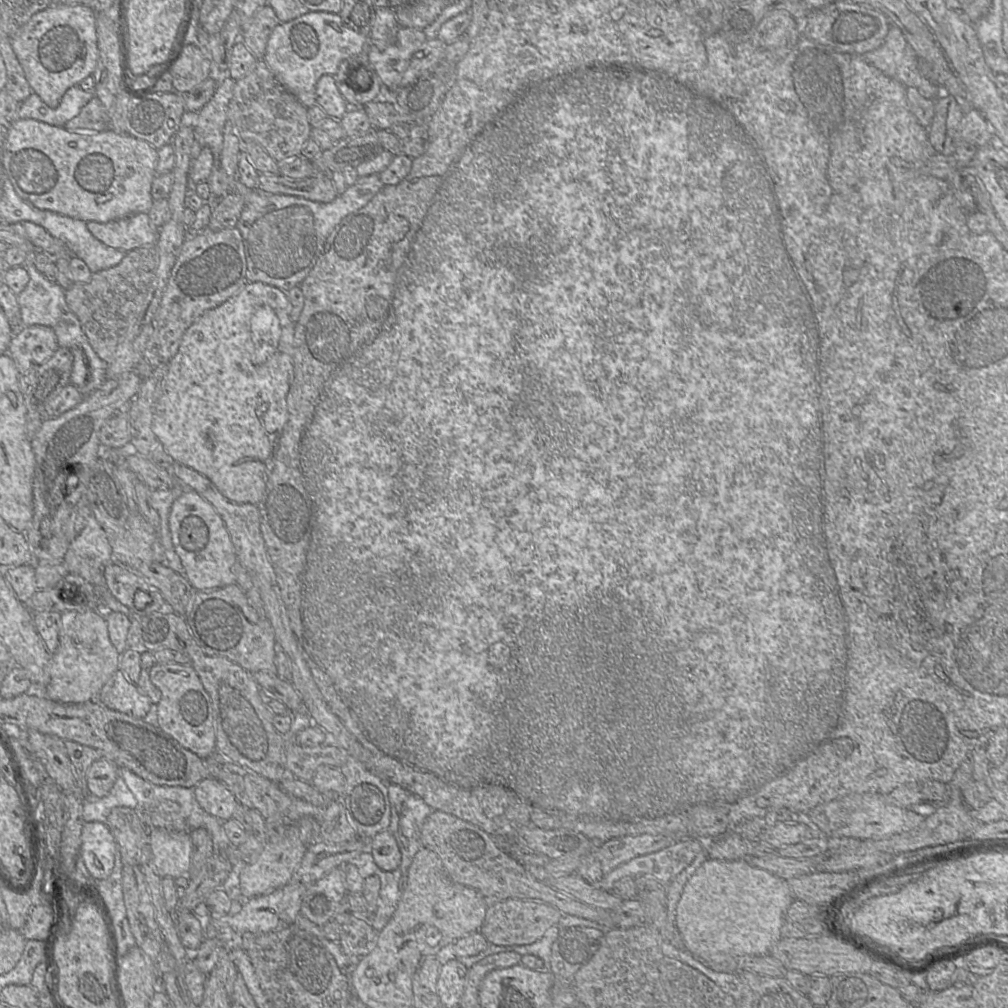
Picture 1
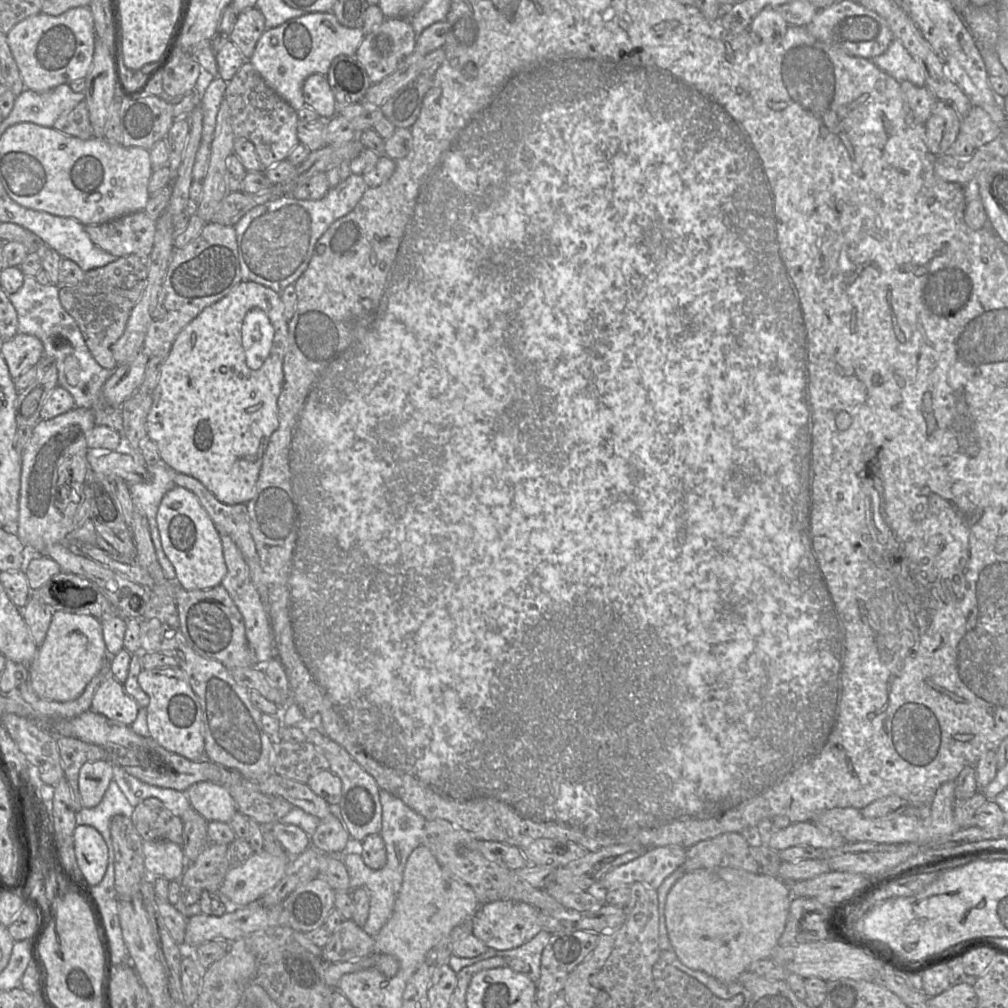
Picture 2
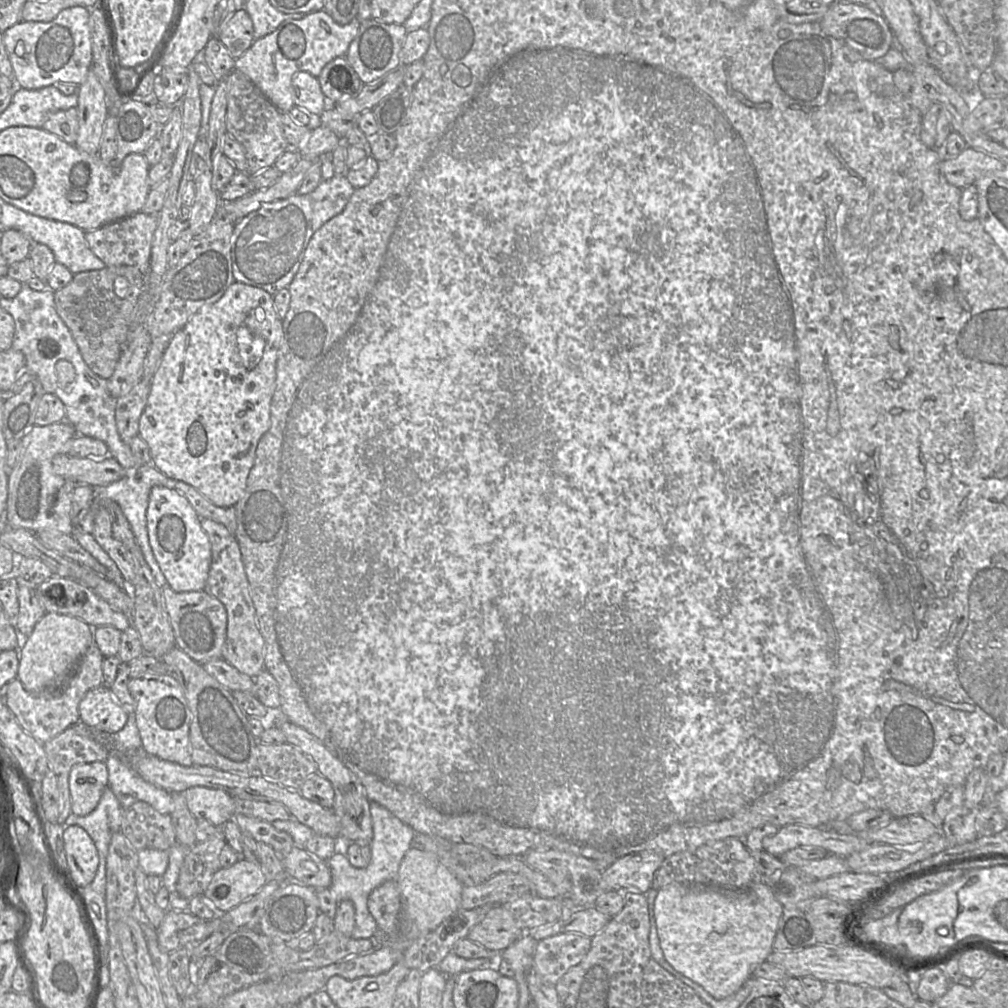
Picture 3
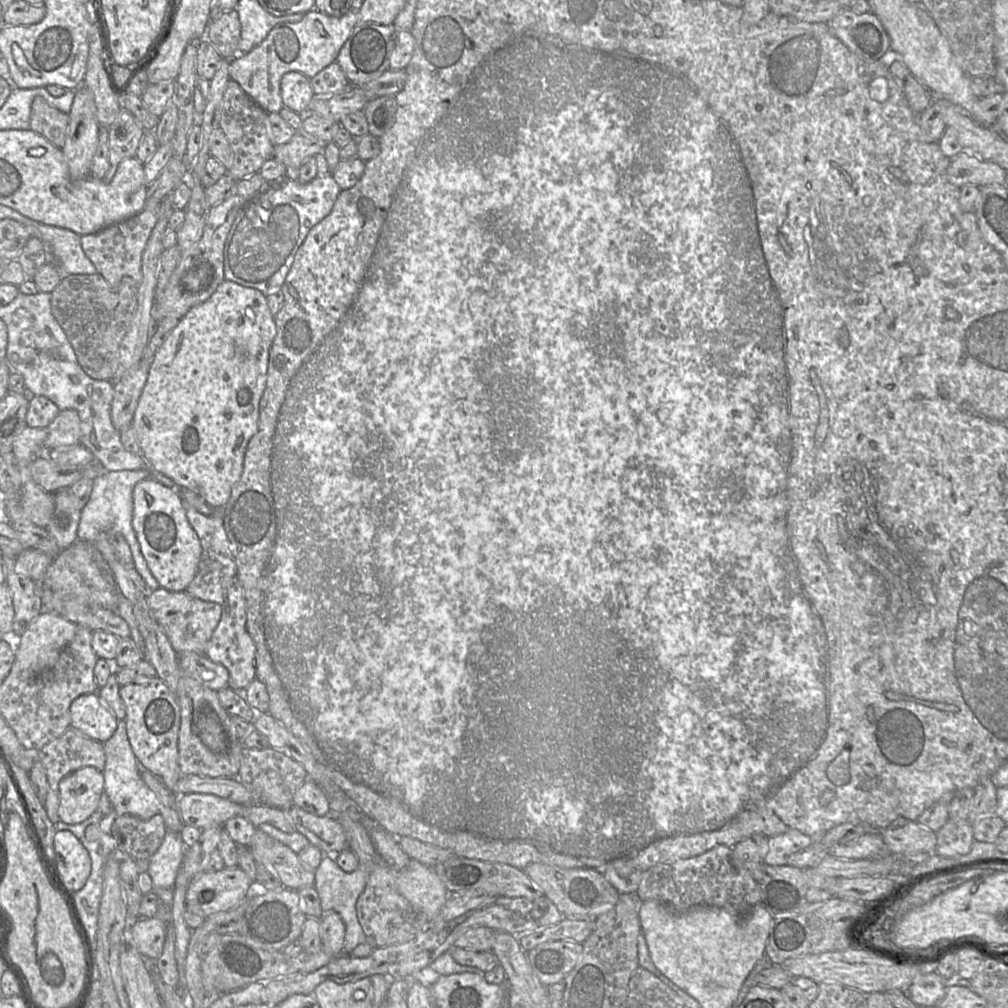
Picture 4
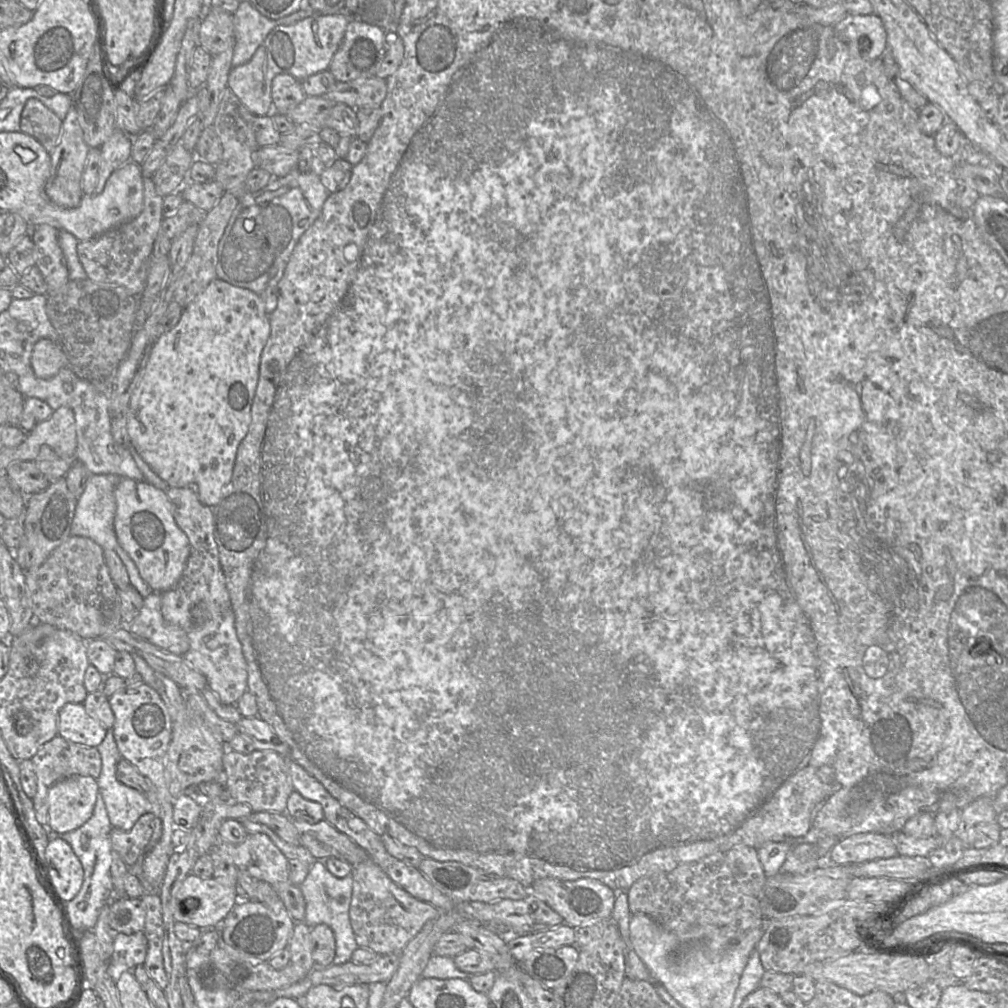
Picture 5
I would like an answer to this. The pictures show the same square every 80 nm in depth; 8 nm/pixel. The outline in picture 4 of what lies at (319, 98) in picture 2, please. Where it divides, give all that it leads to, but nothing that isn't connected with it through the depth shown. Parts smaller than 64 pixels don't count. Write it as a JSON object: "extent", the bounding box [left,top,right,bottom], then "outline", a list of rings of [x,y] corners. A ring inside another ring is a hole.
{"extent":[280,72,315,112],"outline":[[[300,72],[284,74],[280,88],[284,107],[296,112],[306,111],[315,97],[310,79]]]}

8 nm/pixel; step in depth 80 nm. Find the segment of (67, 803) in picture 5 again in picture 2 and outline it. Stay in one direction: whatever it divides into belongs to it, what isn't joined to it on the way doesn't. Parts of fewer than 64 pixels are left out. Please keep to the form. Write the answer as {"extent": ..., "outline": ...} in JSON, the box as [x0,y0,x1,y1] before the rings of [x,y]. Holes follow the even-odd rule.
{"extent":[79,760,113,808],"outline":[[[107,760],[85,763],[79,771],[79,794],[82,808],[98,805],[113,779],[113,764]]]}

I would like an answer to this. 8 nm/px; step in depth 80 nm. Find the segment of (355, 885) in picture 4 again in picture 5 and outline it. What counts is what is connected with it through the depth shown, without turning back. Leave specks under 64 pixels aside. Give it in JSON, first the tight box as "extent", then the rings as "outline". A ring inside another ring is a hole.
{"extent":[300,860,358,964],"outline":[[[318,860],[311,866],[306,878],[300,884],[300,889],[306,902],[305,915],[302,921],[311,928],[318,924],[328,925],[334,932],[336,944],[332,964],[348,962],[358,947],[349,917],[353,890],[352,872],[343,878],[338,878],[326,868],[323,861]]]}

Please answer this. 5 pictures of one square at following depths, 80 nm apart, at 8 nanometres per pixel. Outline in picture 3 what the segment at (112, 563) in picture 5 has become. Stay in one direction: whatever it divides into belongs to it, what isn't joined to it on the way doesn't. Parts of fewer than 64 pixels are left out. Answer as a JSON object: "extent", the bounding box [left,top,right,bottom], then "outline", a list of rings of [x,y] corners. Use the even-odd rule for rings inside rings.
{"extent":[77,449,169,587],"outline":[[[149,449],[149,464],[140,465],[137,468],[126,469],[125,476],[115,482],[112,482],[105,486],[93,487],[93,501],[89,508],[89,510],[84,515],[80,524],[77,526],[81,532],[84,533],[92,533],[93,531],[93,522],[94,516],[97,512],[99,506],[105,501],[113,501],[119,505],[124,516],[128,520],[131,530],[134,535],[135,542],[139,545],[145,561],[149,565],[152,575],[156,581],[156,583],[163,587],[168,586],[165,576],[163,575],[154,555],[149,545],[148,531],[147,531],[147,507],[149,503],[149,495],[151,489],[155,486],[164,486],[167,487],[167,482],[169,481],[169,477],[163,474],[160,470],[158,470],[154,465],[151,464],[151,454]]]}

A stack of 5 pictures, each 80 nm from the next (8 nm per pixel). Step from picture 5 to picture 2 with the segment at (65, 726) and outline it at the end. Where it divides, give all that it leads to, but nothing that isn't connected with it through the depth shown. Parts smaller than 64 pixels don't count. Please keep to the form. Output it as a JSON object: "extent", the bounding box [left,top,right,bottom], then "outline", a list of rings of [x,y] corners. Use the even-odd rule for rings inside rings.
{"extent":[89,676,139,725],"outline":[[[111,676],[97,687],[89,710],[130,725],[139,709],[137,702],[125,692],[123,684]]]}

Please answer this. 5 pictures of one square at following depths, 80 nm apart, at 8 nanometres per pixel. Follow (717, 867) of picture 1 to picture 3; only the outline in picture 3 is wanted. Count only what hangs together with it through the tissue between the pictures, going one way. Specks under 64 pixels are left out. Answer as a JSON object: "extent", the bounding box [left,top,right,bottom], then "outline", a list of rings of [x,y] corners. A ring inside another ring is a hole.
{"extent":[652,882,783,1000],"outline":[[[673,882],[658,891],[652,917],[665,960],[714,999],[721,1000],[735,994],[752,976],[753,970],[773,952],[773,941],[783,910],[772,890],[762,882],[745,891],[690,888]]]}

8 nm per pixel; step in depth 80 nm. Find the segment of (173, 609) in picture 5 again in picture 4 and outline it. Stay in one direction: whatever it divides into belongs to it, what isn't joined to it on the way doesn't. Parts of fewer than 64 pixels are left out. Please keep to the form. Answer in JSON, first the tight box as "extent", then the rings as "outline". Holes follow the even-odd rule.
{"extent":[183,499,256,691],"outline":[[[184,499],[183,501],[187,519],[197,533],[202,547],[197,572],[185,591],[194,598],[216,603],[222,609],[221,619],[206,644],[204,655],[228,670],[228,688],[244,691],[256,675],[256,645],[246,628],[246,601],[238,579],[236,563],[223,526],[216,520],[216,514],[204,515],[187,504]]]}

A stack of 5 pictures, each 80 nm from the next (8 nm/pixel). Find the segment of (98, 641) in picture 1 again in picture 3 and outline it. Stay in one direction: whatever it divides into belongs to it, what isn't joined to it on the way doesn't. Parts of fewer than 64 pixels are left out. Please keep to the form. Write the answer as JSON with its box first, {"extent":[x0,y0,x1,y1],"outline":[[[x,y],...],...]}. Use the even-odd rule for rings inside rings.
{"extent":[17,612,94,693],"outline":[[[47,612],[18,650],[17,678],[31,693],[56,687],[91,644],[94,644],[94,628],[78,618]]]}

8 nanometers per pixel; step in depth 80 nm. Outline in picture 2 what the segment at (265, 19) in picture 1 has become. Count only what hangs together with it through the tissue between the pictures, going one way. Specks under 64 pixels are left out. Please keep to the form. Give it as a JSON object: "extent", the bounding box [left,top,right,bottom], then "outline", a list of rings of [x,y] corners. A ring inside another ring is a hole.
{"extent":[229,7,267,59],"outline":[[[255,7],[250,8],[238,15],[229,40],[249,59],[254,53],[256,44],[265,30],[267,28],[262,12]]]}

